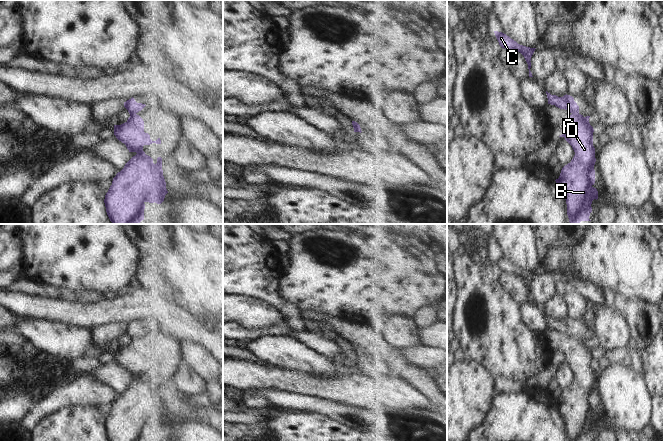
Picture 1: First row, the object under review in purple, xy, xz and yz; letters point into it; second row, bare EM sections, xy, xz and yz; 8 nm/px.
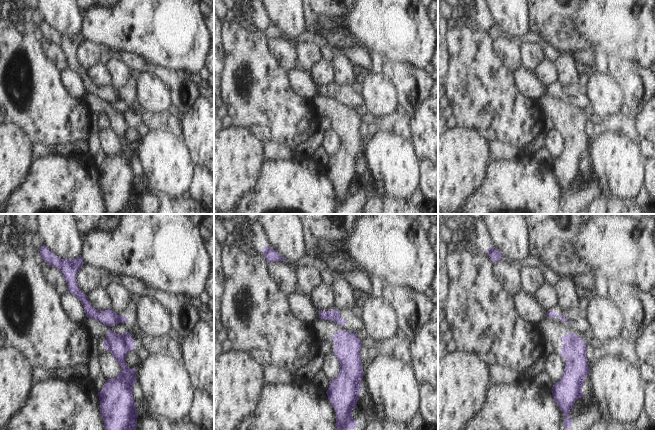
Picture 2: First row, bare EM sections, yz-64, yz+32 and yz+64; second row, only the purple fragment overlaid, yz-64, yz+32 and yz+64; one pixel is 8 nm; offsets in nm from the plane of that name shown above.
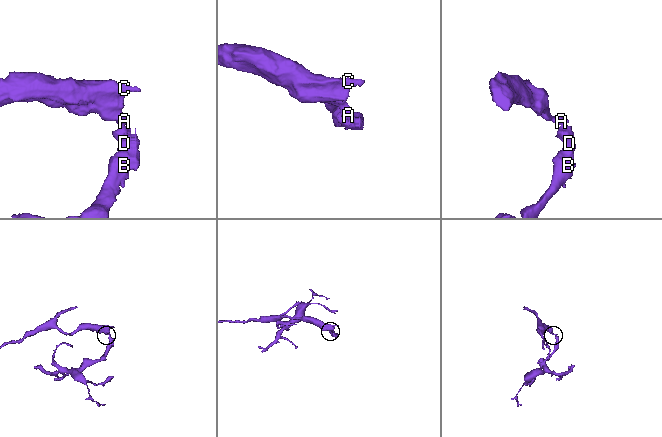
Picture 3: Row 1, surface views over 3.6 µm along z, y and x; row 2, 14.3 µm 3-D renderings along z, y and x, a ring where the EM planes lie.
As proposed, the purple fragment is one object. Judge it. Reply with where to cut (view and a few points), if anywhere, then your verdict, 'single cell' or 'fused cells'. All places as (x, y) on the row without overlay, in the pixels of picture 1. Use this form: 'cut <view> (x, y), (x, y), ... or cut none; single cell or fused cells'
cut yz (578, 336), (572, 338); fused cells

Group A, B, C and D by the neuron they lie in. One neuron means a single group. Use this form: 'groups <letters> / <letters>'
groups A C / B D

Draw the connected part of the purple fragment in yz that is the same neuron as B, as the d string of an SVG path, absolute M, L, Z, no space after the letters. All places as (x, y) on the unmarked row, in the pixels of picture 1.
M579 337L571 338L563 346L565 356L559 360L564 361L575 376L571 386L562 392L555 404L565 420L568 441L589 441L592 425L598 423L598 415L593 411L596 386L594 353L589 342Z

